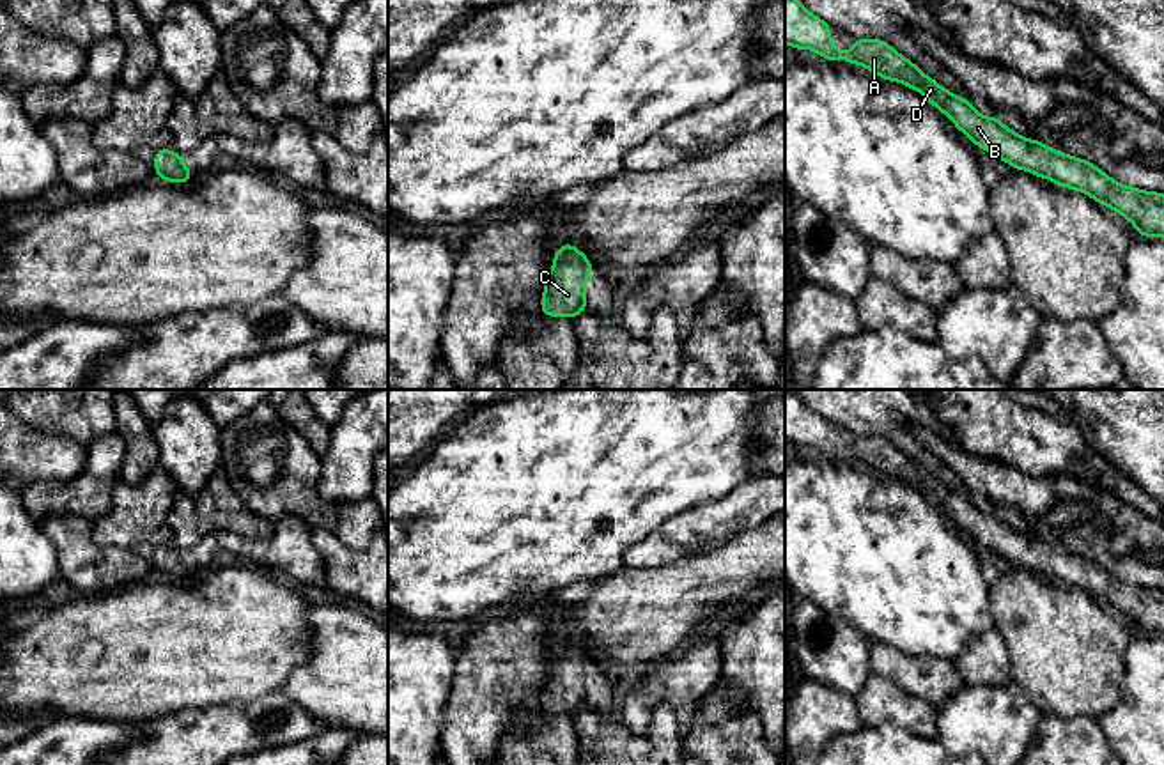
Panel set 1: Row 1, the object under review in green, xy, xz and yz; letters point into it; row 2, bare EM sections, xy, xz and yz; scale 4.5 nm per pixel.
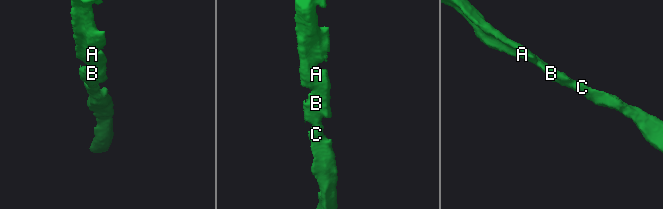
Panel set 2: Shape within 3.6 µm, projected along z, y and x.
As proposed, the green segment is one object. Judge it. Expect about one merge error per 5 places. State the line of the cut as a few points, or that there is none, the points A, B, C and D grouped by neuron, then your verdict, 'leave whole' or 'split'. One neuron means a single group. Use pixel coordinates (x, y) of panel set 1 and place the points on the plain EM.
no cut; A B C D; leave whole

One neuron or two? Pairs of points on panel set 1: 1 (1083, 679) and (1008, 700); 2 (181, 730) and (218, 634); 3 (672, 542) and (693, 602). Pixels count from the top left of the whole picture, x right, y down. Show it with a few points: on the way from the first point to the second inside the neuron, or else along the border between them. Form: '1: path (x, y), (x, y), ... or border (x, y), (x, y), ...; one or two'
1: border (1014, 680), (1040, 712); two
2: border (231, 700), (204, 707), (186, 707), (149, 719); two
3: border (718, 549), (697, 553), (670, 565), (636, 571); two

